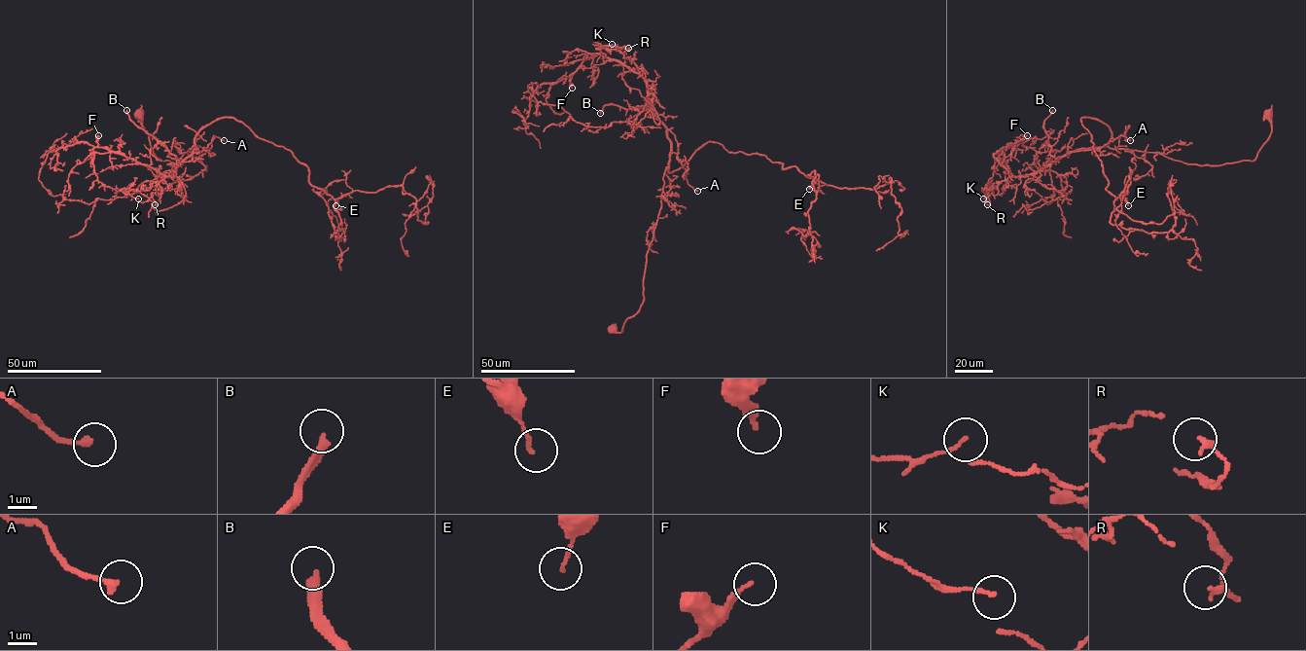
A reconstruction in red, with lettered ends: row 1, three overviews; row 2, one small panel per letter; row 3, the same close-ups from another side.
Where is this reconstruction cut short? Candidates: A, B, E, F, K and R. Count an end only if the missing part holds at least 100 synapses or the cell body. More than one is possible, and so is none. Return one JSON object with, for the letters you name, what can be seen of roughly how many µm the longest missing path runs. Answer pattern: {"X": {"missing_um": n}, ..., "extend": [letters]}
{"B": {"missing_um": 80}, "F": {"missing_um": 50}, "extend": ["B", "F"]}

